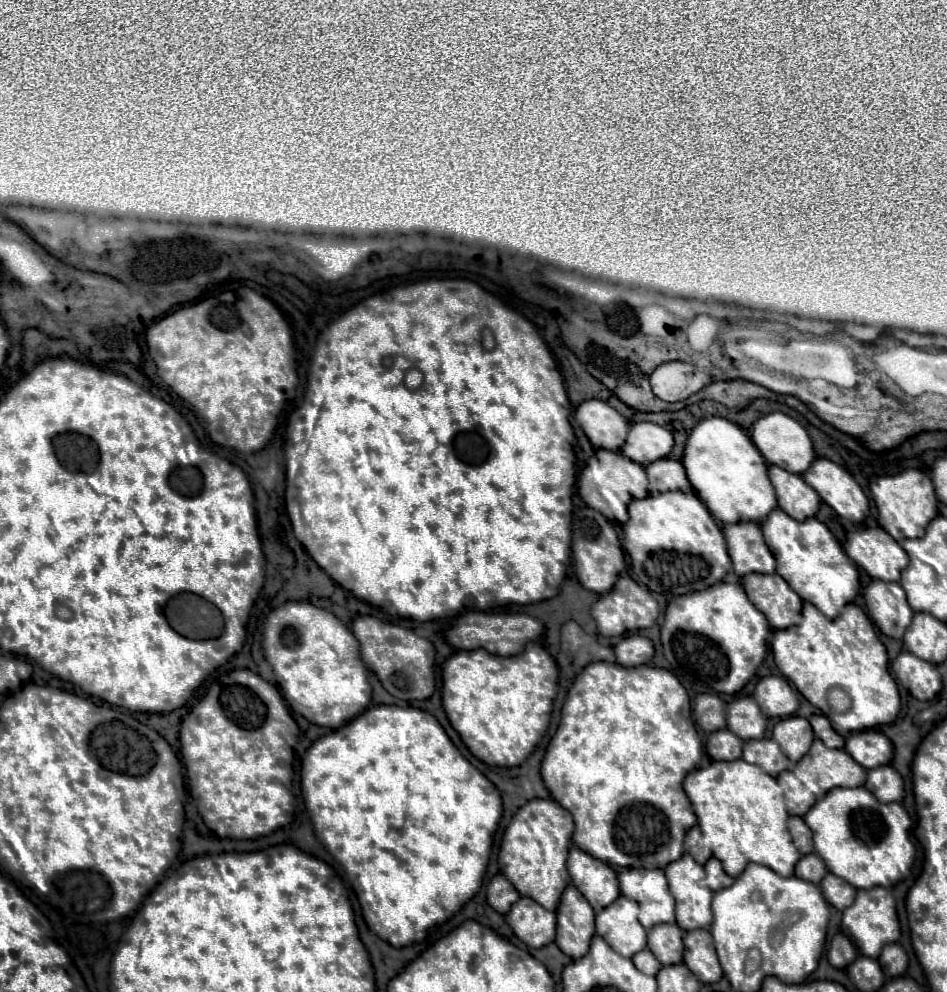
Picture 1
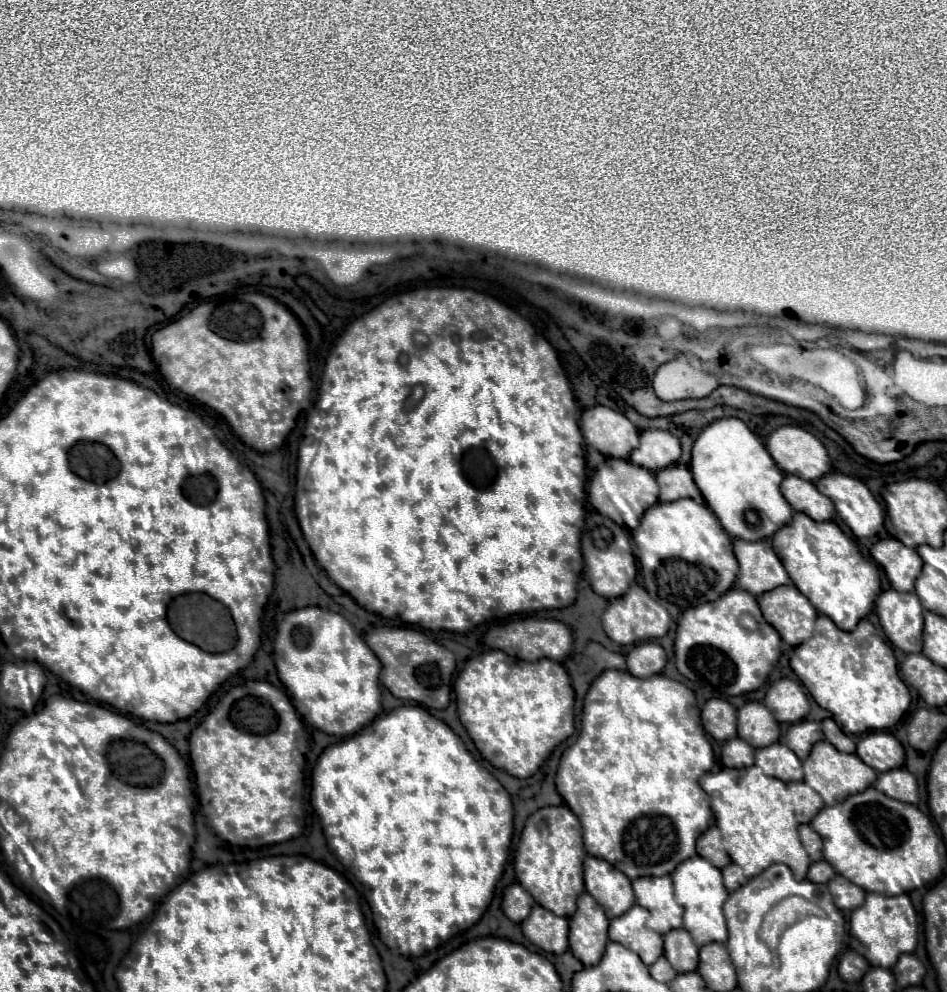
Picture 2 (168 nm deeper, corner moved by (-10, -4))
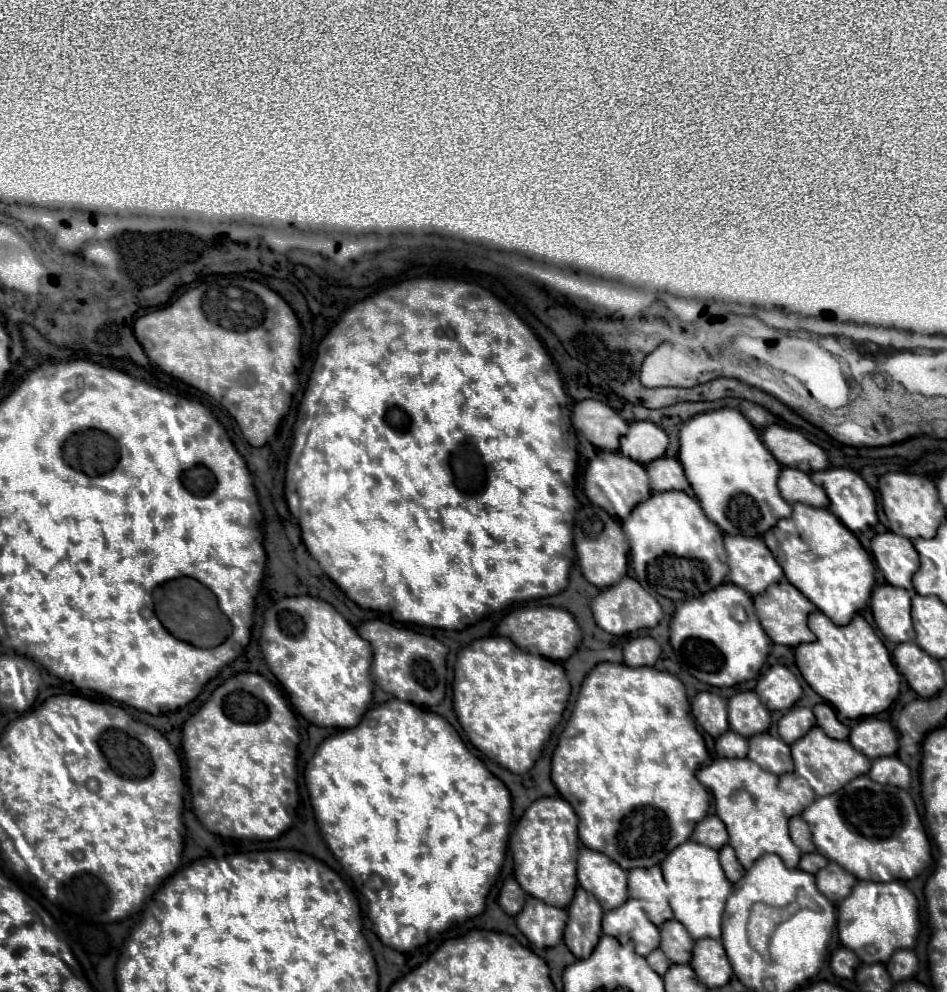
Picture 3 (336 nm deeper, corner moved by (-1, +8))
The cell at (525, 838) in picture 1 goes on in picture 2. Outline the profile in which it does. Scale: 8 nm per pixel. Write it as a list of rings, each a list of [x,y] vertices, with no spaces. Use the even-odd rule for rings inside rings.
[[[547,806],[531,814],[525,822],[521,842],[515,854],[515,874],[519,884],[535,898],[537,904],[549,912],[571,918],[575,912],[577,896],[583,886],[583,858],[585,846],[581,838],[581,822],[569,806]]]

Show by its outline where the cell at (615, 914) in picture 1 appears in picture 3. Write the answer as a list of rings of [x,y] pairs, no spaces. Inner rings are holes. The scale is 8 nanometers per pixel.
[[[628,898],[628,902],[624,902],[624,906],[618,906],[616,910],[608,910],[602,920],[602,930],[604,934],[618,938],[618,942],[622,944],[632,942],[640,956],[650,954],[660,944],[658,926],[648,920],[640,902],[636,902],[634,898]]]

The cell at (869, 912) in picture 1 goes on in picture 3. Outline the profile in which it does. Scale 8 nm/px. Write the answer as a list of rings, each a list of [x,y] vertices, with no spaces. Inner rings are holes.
[[[858,882],[848,898],[838,904],[841,944],[854,950],[864,964],[888,962],[894,950],[912,948],[918,934],[918,900],[902,882]]]

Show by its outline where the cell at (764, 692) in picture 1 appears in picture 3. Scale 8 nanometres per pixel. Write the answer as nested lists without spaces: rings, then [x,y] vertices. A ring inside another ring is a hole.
[[[776,664],[758,680],[756,694],[768,710],[780,712],[792,708],[800,700],[802,688],[798,678],[786,666]]]

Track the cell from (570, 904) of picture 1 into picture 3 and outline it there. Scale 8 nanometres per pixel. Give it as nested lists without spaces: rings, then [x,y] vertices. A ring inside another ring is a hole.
[[[576,888],[574,900],[568,906],[568,924],[564,928],[564,944],[576,958],[588,958],[600,940],[602,906],[584,888]]]

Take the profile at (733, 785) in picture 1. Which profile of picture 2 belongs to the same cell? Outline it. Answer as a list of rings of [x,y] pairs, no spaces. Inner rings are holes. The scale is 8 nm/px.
[[[723,768],[717,774],[707,772],[701,778],[701,788],[709,794],[717,828],[721,830],[725,850],[731,860],[741,866],[747,878],[759,876],[771,864],[787,864],[797,880],[803,880],[809,870],[809,856],[801,846],[791,802],[791,792],[785,782],[763,774],[761,768]]]

